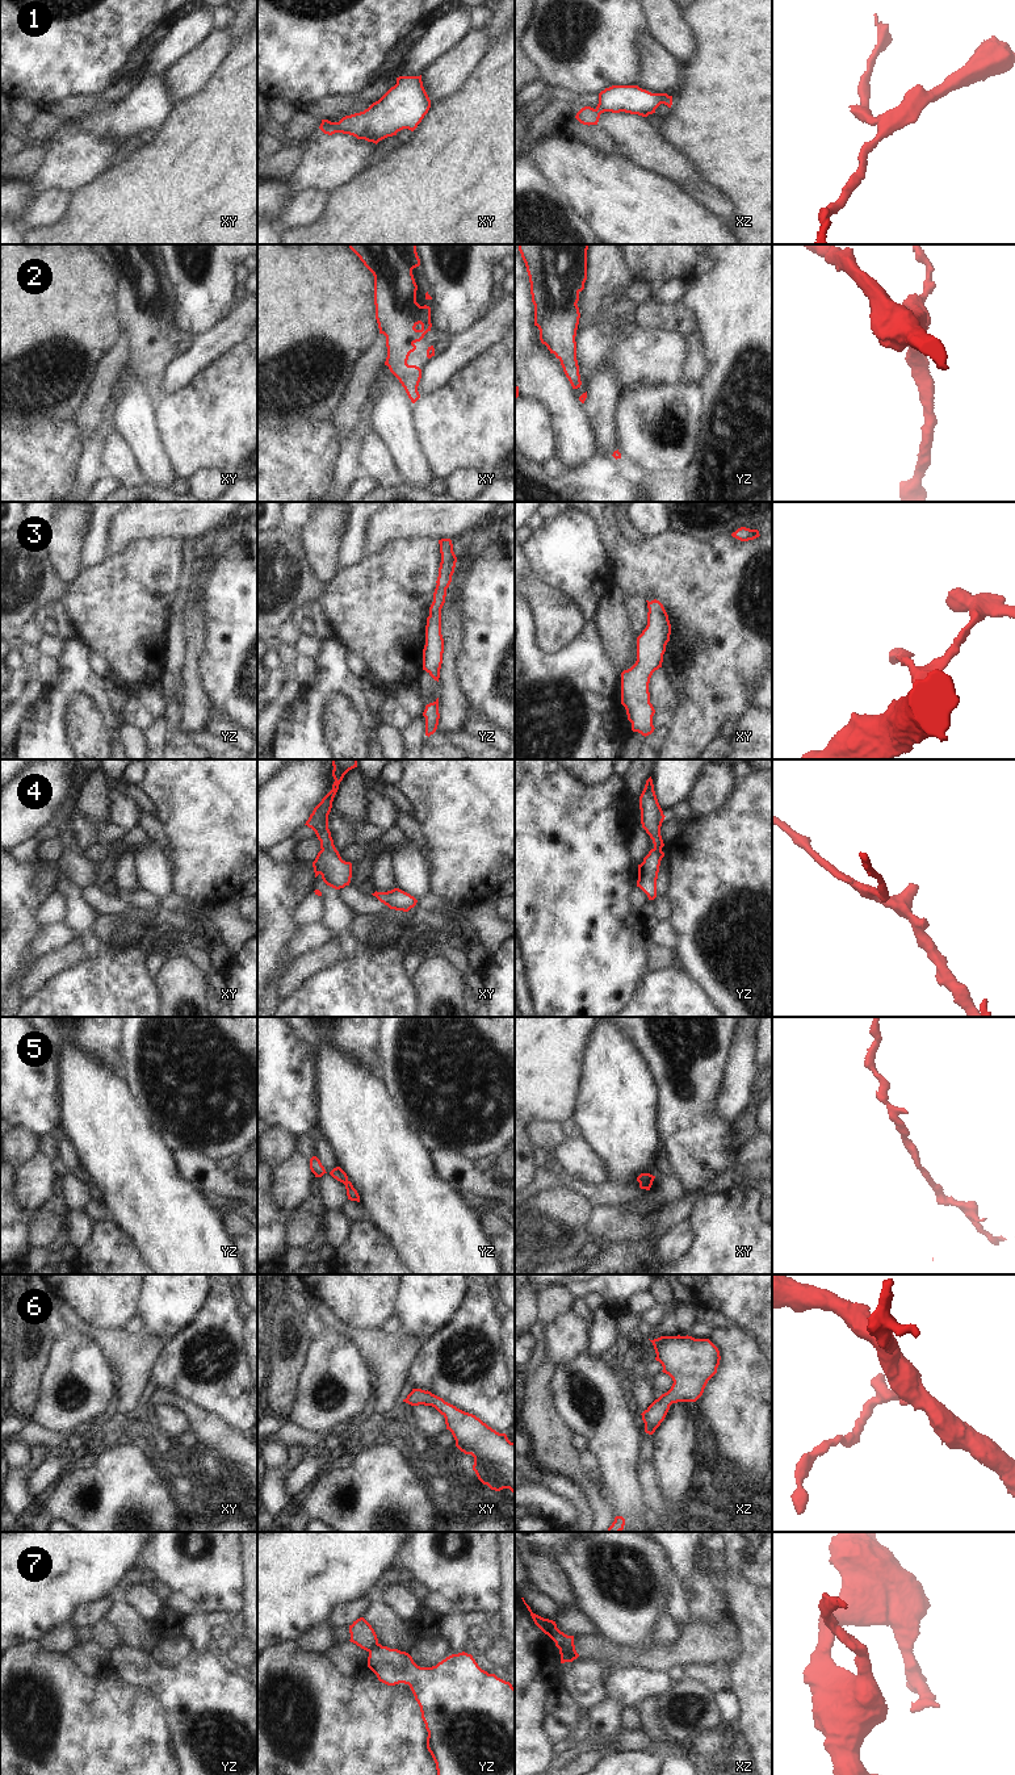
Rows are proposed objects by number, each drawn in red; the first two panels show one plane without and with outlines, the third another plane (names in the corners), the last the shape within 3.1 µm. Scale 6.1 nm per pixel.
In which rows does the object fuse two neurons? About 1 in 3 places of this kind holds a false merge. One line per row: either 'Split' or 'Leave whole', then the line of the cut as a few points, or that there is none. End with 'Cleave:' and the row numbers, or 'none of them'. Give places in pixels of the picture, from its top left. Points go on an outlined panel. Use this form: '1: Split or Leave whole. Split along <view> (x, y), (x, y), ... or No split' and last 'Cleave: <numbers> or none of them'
1: Leave whole. No split
2: Leave whole. No split
3: Leave whole. No split
4: Leave whole. No split
5: Leave whole. No split
6: Leave whole. No split
7: Split. Split along xz (560, 1648), (574, 1649)
Cleave: 7.

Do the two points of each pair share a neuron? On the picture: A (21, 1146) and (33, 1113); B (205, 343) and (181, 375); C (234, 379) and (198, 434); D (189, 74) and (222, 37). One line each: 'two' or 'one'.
A: two
B: one
C: one
D: one

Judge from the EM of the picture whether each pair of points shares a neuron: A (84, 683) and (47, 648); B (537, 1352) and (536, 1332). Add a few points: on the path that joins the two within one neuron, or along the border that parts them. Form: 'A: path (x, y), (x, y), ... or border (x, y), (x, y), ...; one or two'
A: border (67, 641), (63, 654), (58, 660); two
B: path (539, 1347), (539, 1338); one

